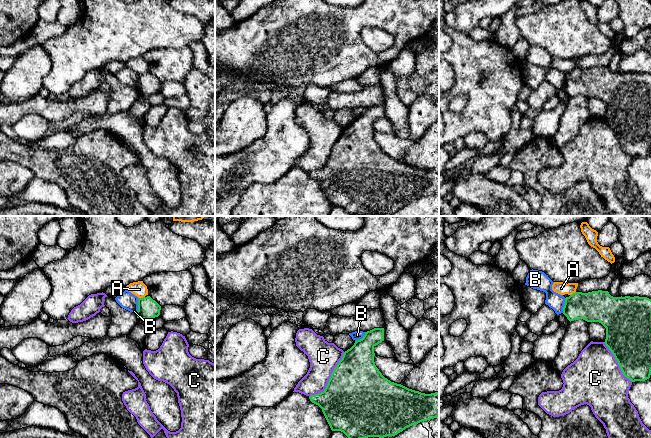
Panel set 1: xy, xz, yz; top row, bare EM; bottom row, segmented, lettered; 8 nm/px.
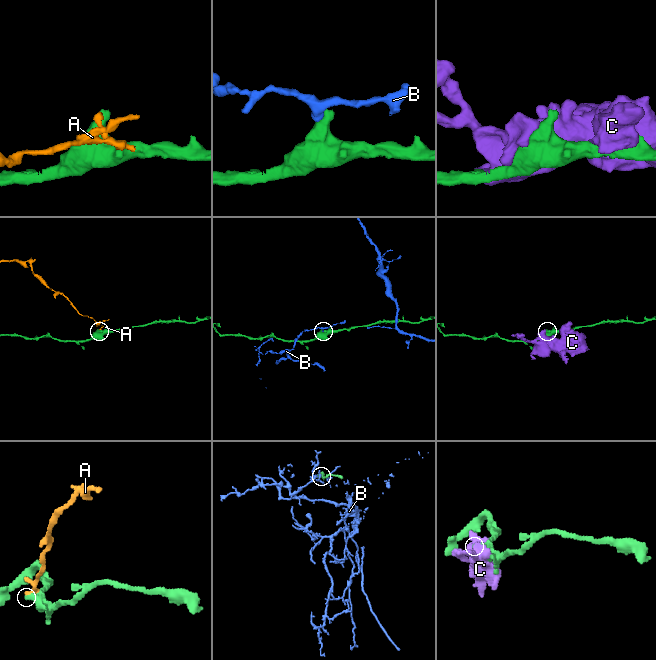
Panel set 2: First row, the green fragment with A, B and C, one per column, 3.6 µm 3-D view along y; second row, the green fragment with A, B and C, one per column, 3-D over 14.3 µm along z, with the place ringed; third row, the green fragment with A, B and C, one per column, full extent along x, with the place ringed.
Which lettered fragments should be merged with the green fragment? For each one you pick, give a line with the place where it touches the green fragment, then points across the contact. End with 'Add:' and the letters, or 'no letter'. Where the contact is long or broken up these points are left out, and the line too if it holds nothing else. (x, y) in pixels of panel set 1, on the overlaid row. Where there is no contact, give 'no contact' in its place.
Add: no letter

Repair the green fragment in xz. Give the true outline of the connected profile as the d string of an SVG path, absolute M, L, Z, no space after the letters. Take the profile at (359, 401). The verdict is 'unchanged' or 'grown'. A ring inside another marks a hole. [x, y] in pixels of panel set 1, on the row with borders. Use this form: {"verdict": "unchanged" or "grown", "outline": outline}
{"verdict": "unchanged", "outline": "M374 328L365 332L362 339L344 352L342 359L334 368L325 390L309 396L318 405L332 431L341 431L348 438L368 438L394 436L406 428L439 417L439 391L431 394L409 389L385 378L374 362L374 347L384 341L384 328Z"}

